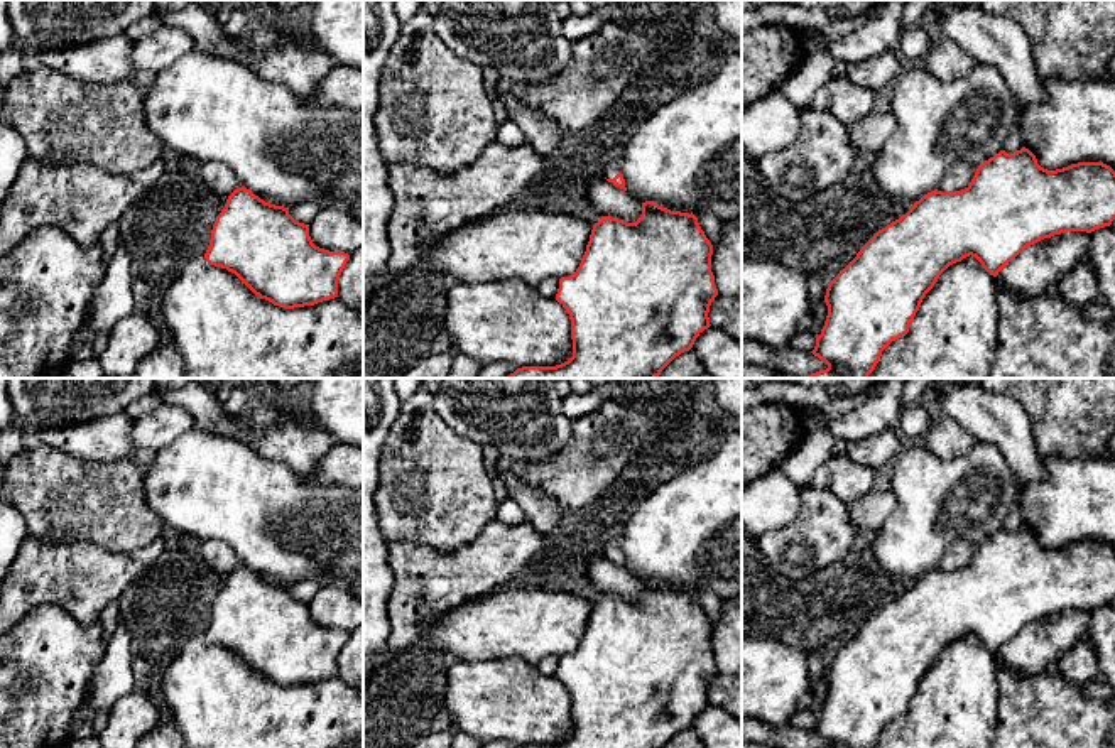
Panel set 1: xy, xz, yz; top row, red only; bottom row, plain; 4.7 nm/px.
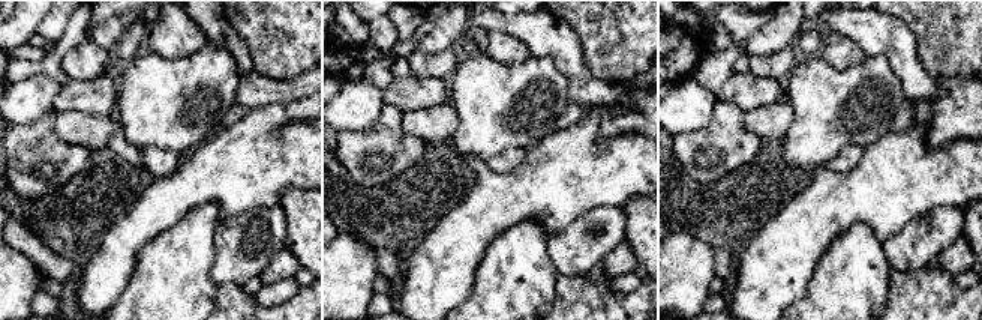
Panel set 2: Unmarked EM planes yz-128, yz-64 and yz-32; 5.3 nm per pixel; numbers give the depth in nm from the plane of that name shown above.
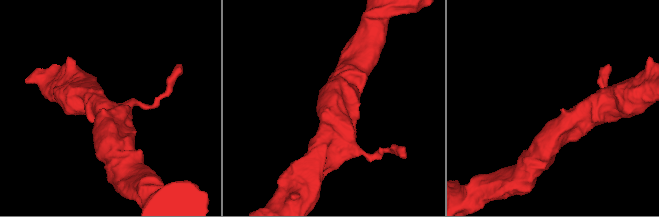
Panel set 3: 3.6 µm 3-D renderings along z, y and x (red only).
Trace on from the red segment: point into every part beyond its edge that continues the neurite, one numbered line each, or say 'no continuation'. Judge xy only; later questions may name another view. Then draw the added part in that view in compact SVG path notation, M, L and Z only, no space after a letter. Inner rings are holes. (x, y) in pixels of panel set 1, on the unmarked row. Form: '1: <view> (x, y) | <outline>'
no continuation

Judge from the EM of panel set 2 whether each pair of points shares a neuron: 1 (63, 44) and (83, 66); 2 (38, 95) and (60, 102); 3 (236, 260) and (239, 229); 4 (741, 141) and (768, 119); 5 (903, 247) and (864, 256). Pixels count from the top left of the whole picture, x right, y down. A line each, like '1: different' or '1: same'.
1: different
2: different
3: same
4: different
5: different

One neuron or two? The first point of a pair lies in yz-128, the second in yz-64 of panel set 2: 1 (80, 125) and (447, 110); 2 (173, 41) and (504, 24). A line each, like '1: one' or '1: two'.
1: one
2: two

